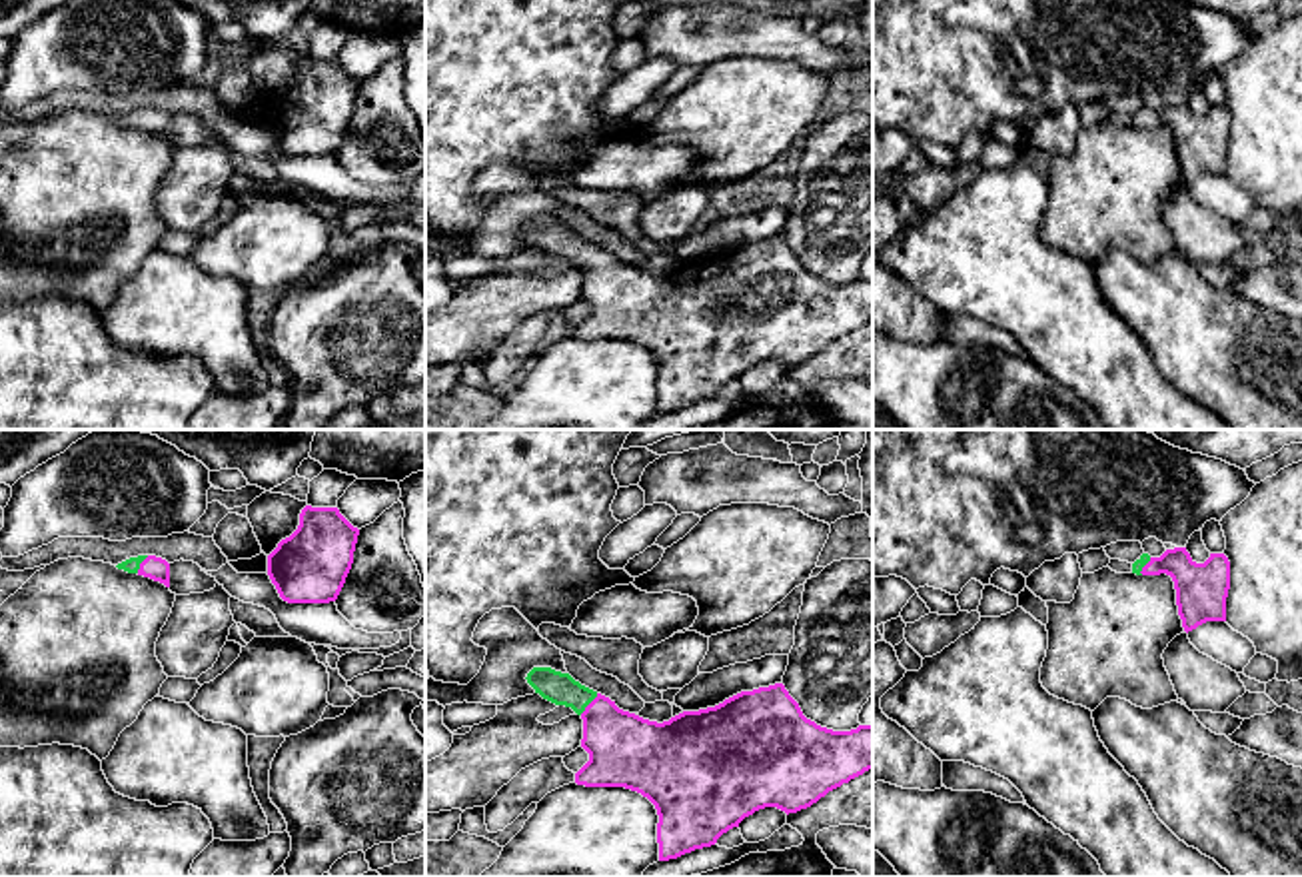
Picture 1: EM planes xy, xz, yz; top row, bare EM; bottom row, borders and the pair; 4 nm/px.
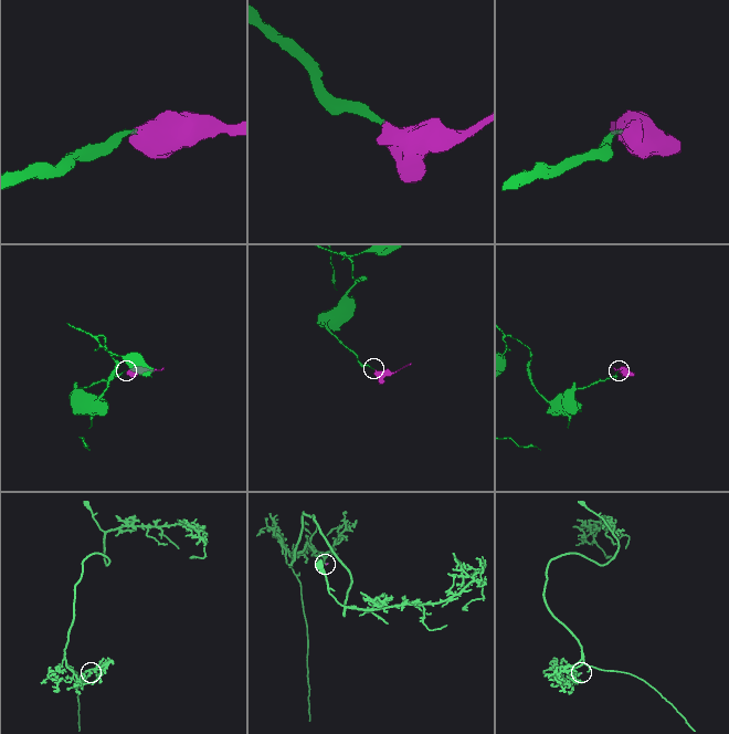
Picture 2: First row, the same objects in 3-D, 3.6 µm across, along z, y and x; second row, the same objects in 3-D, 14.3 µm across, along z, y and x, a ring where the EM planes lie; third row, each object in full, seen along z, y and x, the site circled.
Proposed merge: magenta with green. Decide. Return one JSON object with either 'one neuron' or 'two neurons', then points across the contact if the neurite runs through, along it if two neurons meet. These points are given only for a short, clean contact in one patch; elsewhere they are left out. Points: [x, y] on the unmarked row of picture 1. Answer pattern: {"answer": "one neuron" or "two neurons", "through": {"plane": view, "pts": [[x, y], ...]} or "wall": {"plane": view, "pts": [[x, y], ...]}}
{"answer": "one neuron", "through": {"plane": "xz", "pts": [[626, 302], [590, 256], [554, 238]]}}

